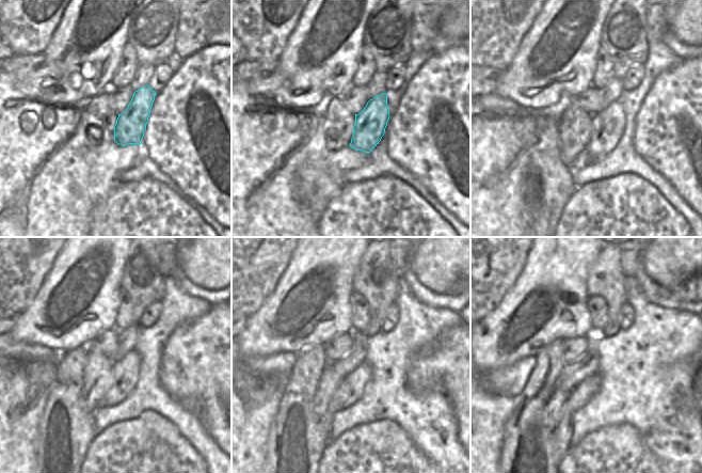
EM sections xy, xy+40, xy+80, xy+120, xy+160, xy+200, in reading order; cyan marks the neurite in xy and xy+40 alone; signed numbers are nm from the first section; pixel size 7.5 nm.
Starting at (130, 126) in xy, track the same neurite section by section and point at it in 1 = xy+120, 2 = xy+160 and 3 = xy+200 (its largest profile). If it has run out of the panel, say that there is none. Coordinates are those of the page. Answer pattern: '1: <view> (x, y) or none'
1: xy+120 (126, 372)
2: xy+160 (352, 388)
3: xy+200 (583, 394)

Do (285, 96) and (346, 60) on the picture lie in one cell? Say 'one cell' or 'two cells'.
one cell

